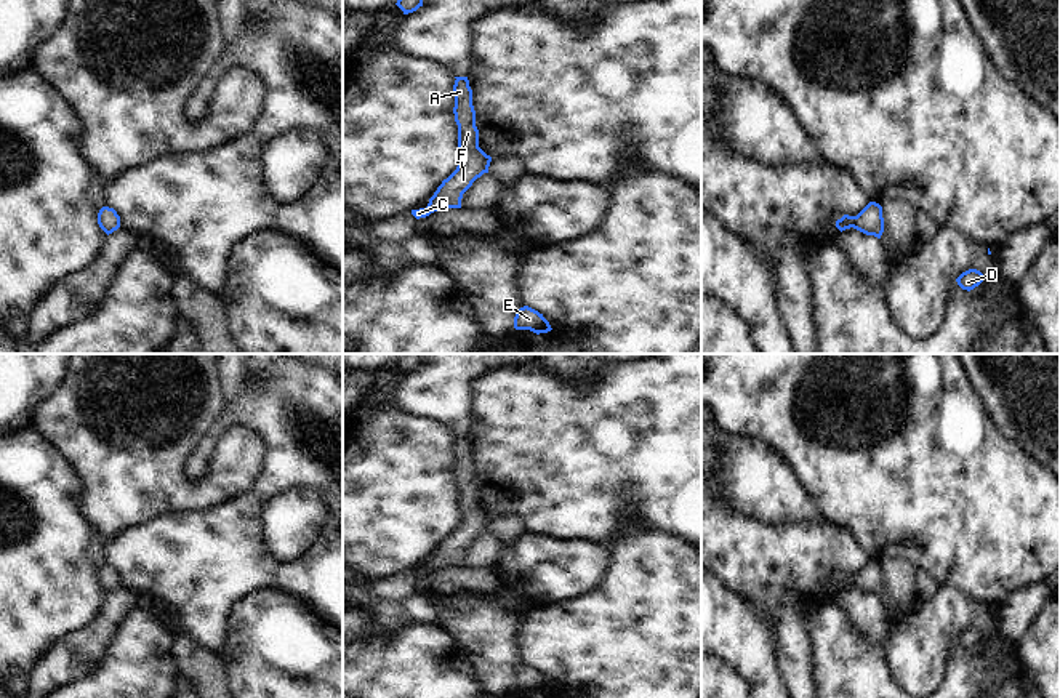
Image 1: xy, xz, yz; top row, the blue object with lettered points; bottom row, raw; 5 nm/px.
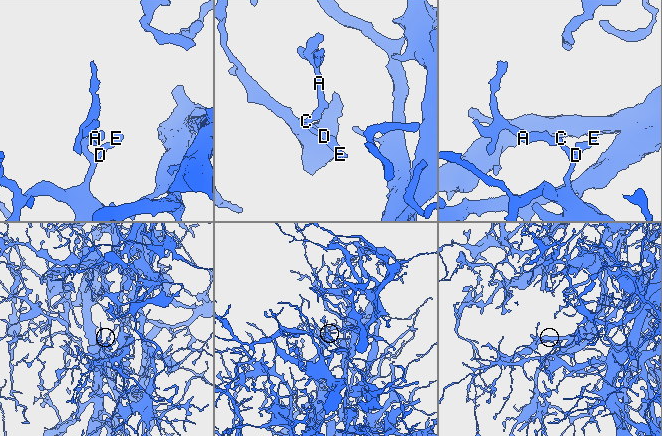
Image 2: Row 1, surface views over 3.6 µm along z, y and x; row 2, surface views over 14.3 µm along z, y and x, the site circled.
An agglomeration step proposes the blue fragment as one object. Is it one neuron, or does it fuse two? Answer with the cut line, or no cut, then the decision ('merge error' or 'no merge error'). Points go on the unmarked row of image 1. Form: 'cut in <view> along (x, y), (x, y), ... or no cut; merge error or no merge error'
no cut; no merge error

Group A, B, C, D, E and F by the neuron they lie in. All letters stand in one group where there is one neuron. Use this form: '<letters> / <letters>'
A B C D E F

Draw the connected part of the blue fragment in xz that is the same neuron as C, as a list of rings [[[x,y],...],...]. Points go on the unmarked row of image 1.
[[[455,435],[455,480],[458,483],[460,522],[456,528],[442,540],[426,567],[412,568],[420,578],[442,567],[461,567],[463,552],[484,532],[488,532],[492,515],[479,506],[479,488],[476,485],[476,469],[472,464],[472,448],[468,435]]]

